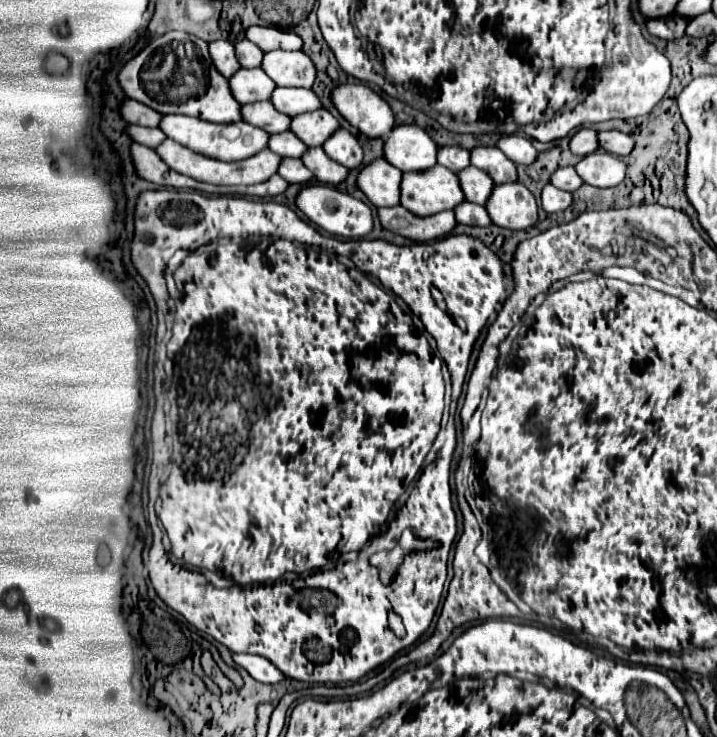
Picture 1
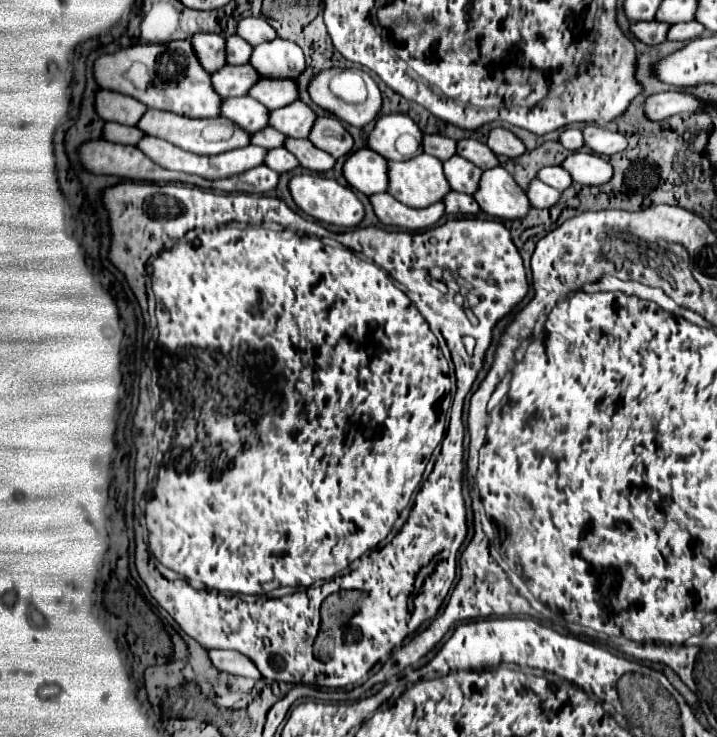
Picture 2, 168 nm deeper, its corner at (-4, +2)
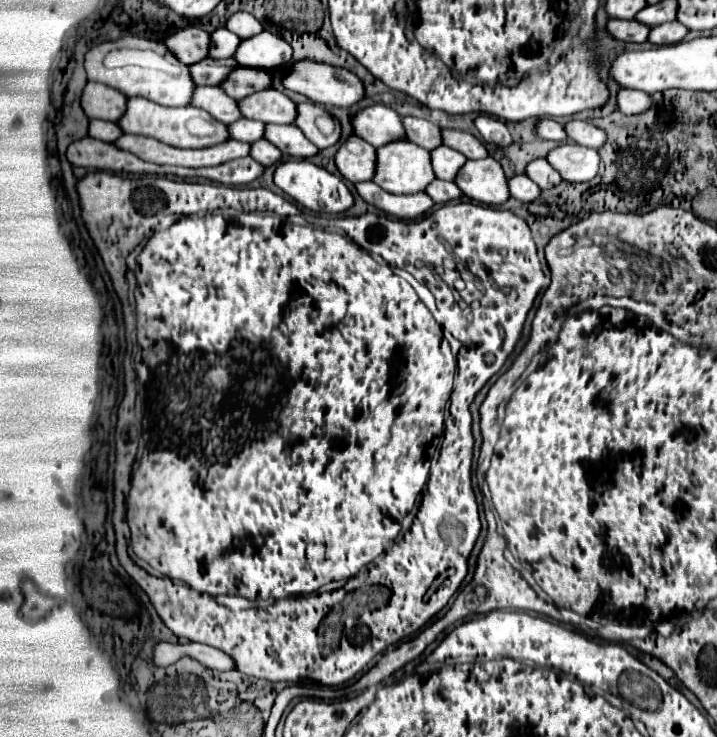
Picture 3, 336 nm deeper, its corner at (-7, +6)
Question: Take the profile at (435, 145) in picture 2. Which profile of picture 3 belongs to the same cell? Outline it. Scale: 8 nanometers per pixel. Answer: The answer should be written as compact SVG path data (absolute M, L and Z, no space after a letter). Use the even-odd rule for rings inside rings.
M402 117L402 127L406 131L406 139L414 141L416 145L432 151L438 145L442 145L440 141L440 127L426 121L426 119L418 119L418 117Z

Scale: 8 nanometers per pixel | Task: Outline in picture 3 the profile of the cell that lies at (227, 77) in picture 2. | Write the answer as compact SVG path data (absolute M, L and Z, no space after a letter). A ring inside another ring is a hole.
M206 57L204 61L190 67L190 77L196 85L220 85L220 81L224 81L224 77L232 73L232 69L236 69L236 61L232 59L214 61Z

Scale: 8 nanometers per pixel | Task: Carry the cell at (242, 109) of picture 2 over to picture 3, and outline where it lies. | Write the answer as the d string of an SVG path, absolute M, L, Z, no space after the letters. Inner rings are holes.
M196 87L194 93L192 93L192 103L190 105L198 107L198 109L204 109L216 121L226 123L226 125L240 119L240 111L236 109L236 99L222 93L220 87L212 87L212 89Z

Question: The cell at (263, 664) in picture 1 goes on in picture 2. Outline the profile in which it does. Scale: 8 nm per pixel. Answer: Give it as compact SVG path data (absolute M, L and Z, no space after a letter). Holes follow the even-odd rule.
M209 651L209 659L213 661L213 665L219 671L231 673L231 675L241 675L241 677L251 677L251 679L263 679L261 671L257 669L257 665L243 653L239 651Z

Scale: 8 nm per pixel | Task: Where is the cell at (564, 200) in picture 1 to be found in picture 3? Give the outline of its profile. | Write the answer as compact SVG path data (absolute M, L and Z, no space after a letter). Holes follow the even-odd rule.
M514 175L512 179L508 179L508 191L514 199L530 203L540 195L540 189L534 181L528 181L528 177L524 175Z

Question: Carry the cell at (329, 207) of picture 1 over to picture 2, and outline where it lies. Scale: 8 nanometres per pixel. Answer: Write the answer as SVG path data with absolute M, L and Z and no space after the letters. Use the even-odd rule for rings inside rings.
M297 175L291 179L289 189L297 207L317 221L337 227L357 227L365 217L363 203L357 199L357 195L349 187L339 185L335 179L327 179L321 175Z

